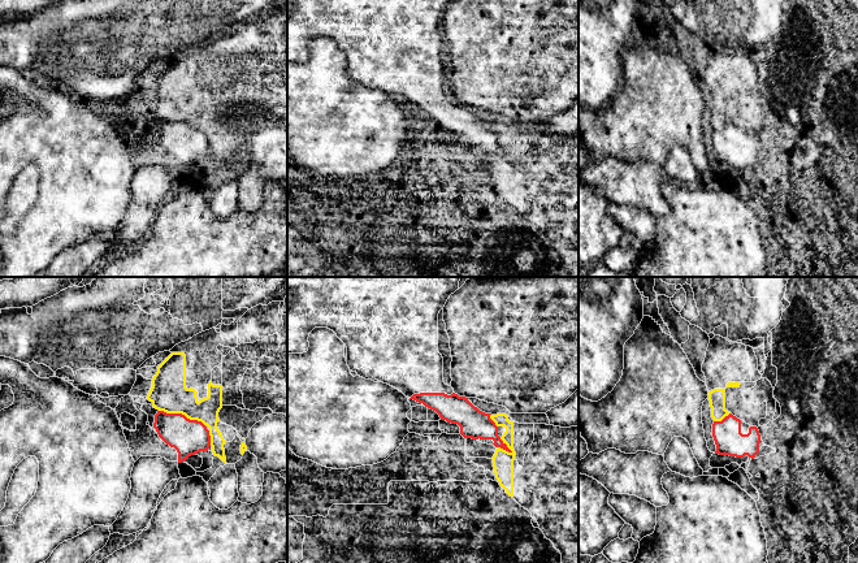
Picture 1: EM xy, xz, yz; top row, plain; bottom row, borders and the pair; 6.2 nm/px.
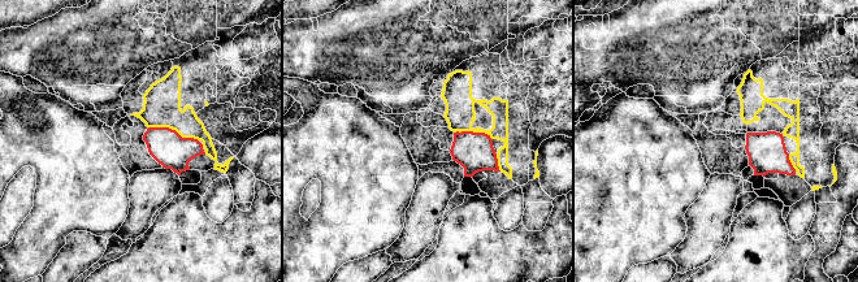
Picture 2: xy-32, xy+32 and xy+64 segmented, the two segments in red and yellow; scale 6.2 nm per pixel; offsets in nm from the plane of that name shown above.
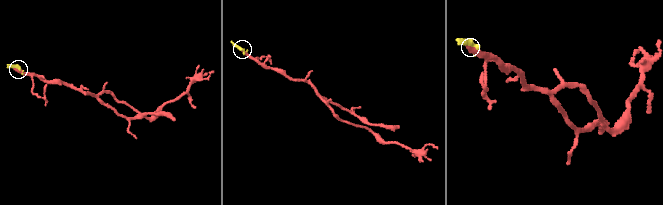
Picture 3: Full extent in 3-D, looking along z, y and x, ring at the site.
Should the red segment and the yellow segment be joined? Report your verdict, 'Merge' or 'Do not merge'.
Do not merge

